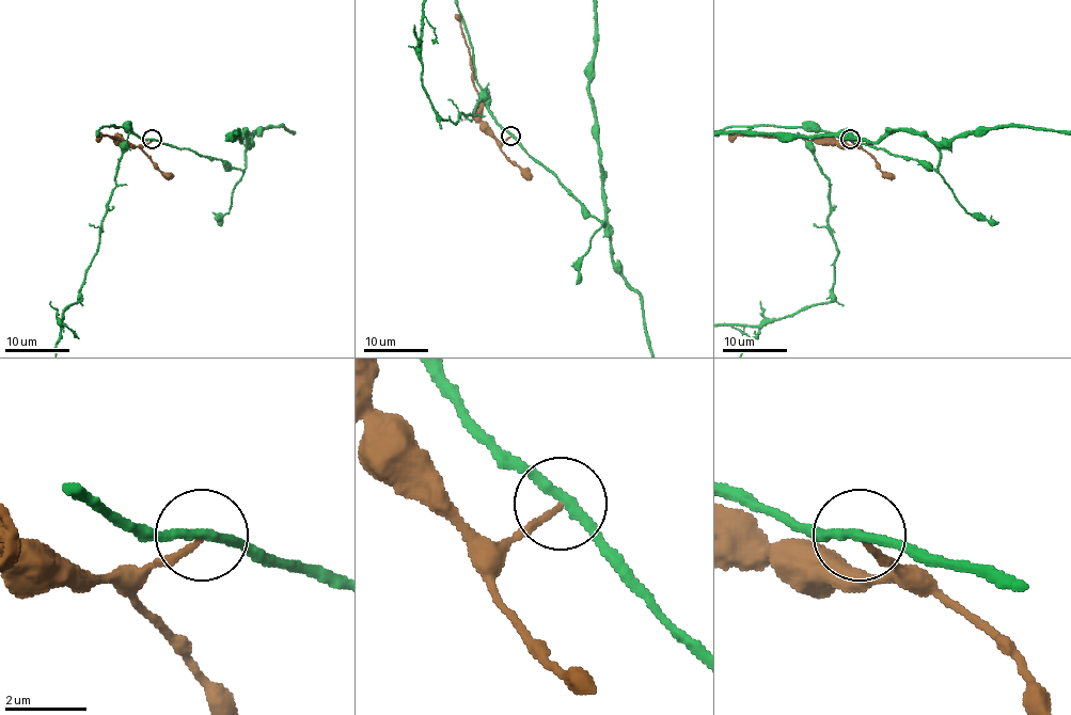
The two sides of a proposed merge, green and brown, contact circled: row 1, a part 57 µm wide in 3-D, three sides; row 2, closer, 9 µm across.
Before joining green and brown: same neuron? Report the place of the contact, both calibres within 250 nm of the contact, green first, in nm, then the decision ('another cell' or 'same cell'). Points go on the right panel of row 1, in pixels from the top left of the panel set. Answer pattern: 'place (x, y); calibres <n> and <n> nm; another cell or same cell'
place (850, 139); calibres 240 and 150 nm; another cell

